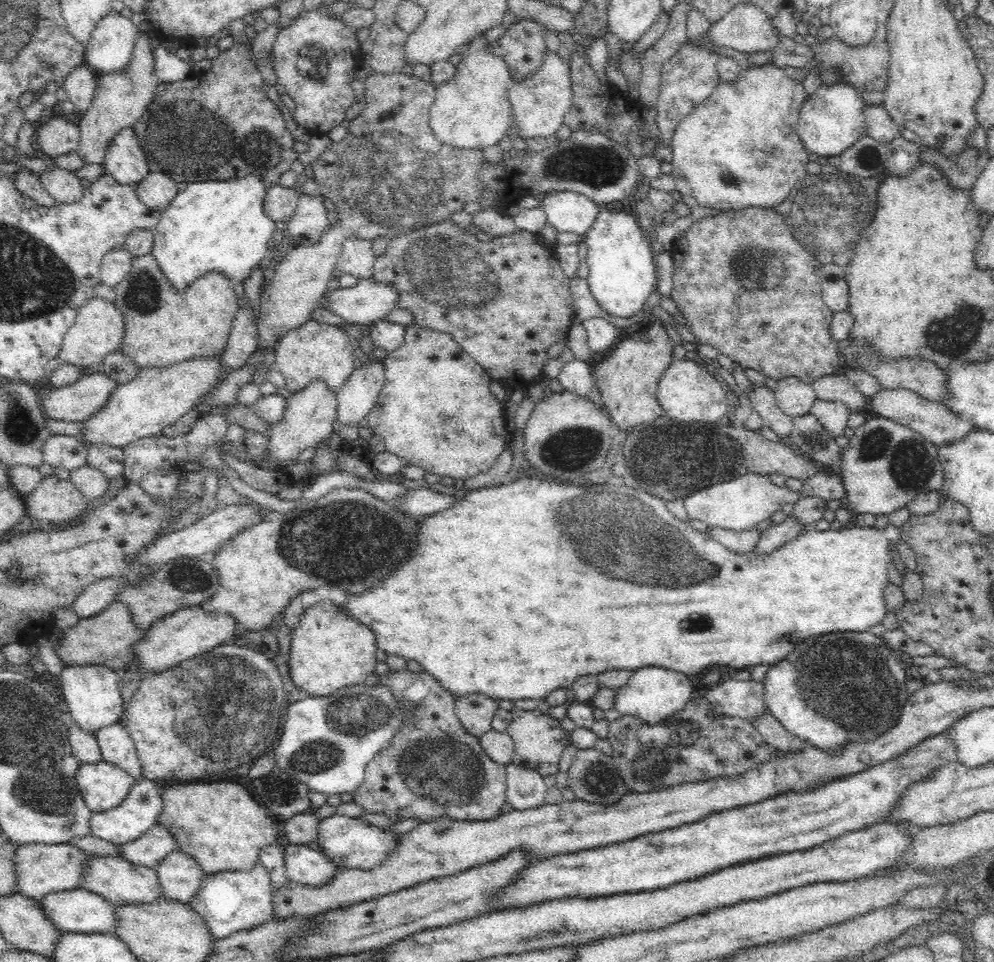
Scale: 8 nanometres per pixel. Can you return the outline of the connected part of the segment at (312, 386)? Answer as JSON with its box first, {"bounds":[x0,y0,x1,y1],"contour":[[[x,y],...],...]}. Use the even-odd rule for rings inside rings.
{"bounds":[268,381,337,461],"contour":[[[324,381],[311,382],[306,389],[287,398],[284,417],[268,430],[268,451],[277,461],[296,459],[304,450],[331,437],[337,422],[337,394],[329,390]]]}

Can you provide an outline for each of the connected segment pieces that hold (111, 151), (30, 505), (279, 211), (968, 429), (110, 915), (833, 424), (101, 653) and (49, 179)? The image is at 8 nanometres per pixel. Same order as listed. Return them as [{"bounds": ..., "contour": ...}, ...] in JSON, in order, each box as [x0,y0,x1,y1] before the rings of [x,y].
[{"bounds":[103,127,149,186],"contour":[[[133,127],[120,130],[107,146],[103,160],[107,174],[120,185],[136,186],[148,174],[149,165]]]},{"bounds":[23,476,88,524],"contour":[[[45,476],[30,494],[23,495],[25,514],[34,520],[66,524],[86,510],[88,499],[69,479]]]},{"bounds":[264,183,299,222],"contour":[[[276,183],[269,186],[264,200],[264,213],[274,221],[288,222],[295,213],[299,194],[295,188],[284,188]]]},{"bounds":[868,388,978,446],"contour":[[[904,388],[878,391],[878,394],[875,394],[869,400],[868,411],[869,415],[885,417],[914,430],[937,446],[963,439],[968,434],[972,434],[974,430],[978,430],[971,423],[962,420],[952,410],[945,408],[943,404],[927,400],[919,396],[917,392]]]},{"bounds":[39,888,116,934],"contour":[[[76,888],[46,894],[46,897],[39,902],[46,918],[62,933],[104,934],[114,932],[116,924],[113,910],[115,906],[112,906],[108,901],[104,901],[104,898],[98,894]]]},{"bounds":[811,399,851,438],"contour":[[[816,399],[811,414],[826,428],[832,438],[843,436],[851,410],[842,402],[827,402]]]},{"bounds":[55,600,145,671],"contour":[[[114,600],[98,614],[80,619],[76,626],[64,630],[64,638],[60,638],[55,651],[65,666],[104,664],[112,669],[123,671],[125,666],[136,658],[134,646],[144,638],[144,634],[145,630],[136,627],[132,621],[128,604]]]},{"bounds":[39,156,85,203],"contour":[[[46,156],[45,159],[48,169],[42,172],[39,177],[43,188],[52,196],[55,203],[80,202],[85,189],[76,174],[56,165],[52,157]]]}]

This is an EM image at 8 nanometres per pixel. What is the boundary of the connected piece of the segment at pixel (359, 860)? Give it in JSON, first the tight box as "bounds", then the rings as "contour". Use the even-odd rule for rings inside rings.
{"bounds":[315,813,400,870],"contour":[[[337,813],[328,818],[319,819],[318,834],[315,840],[322,851],[336,867],[356,868],[357,870],[372,870],[376,868],[396,847],[400,834],[388,832],[360,820]]]}

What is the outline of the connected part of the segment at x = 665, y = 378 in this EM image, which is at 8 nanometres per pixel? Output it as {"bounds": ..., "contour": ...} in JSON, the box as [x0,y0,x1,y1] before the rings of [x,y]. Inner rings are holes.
{"bounds":[657,357,728,424],"contour":[[[673,357],[670,366],[664,371],[658,382],[657,400],[663,413],[672,420],[684,422],[710,422],[717,424],[720,419],[728,416],[726,394],[716,380],[704,367],[692,359]]]}

